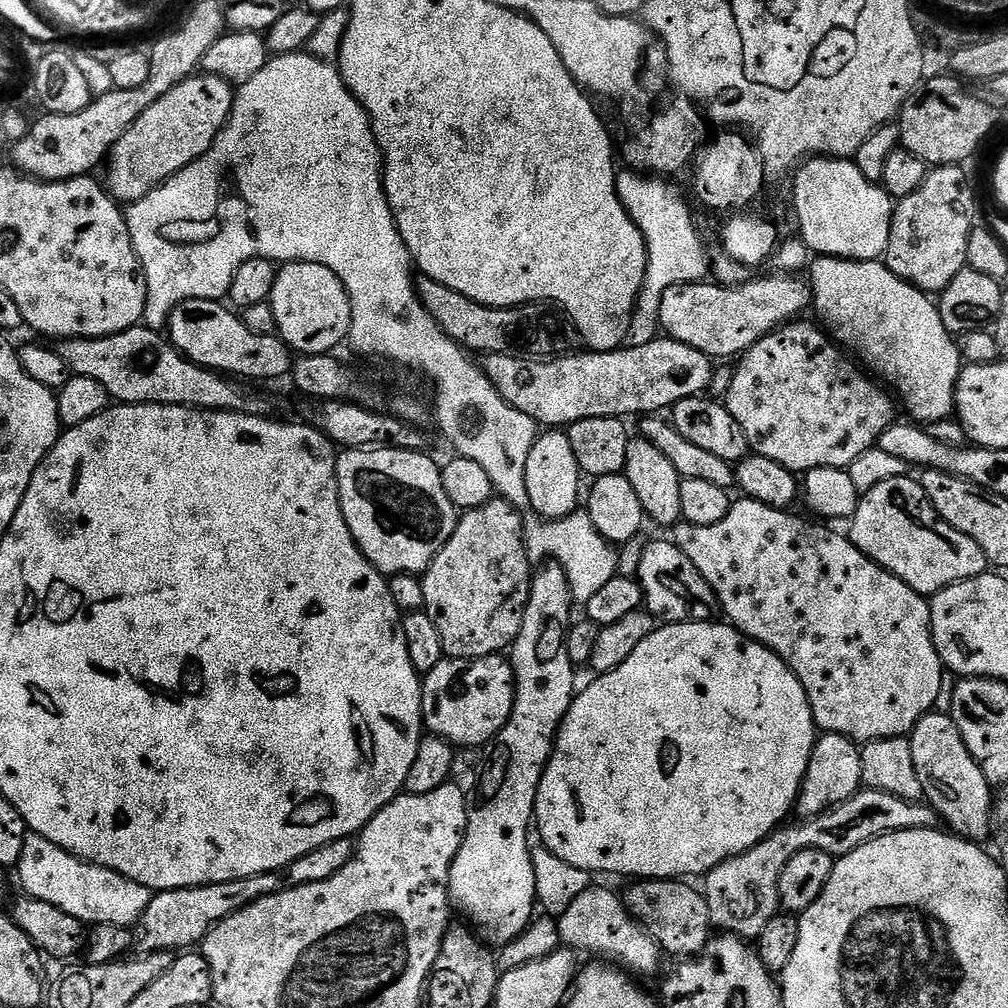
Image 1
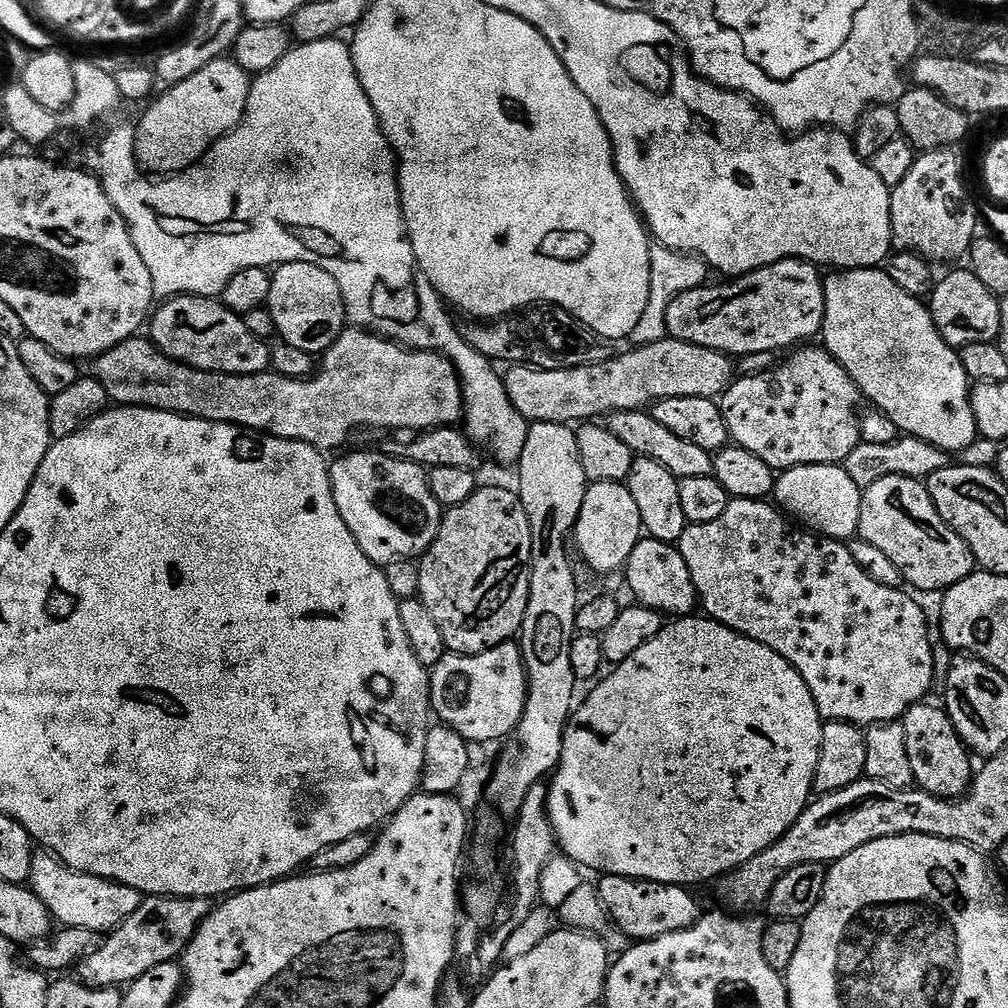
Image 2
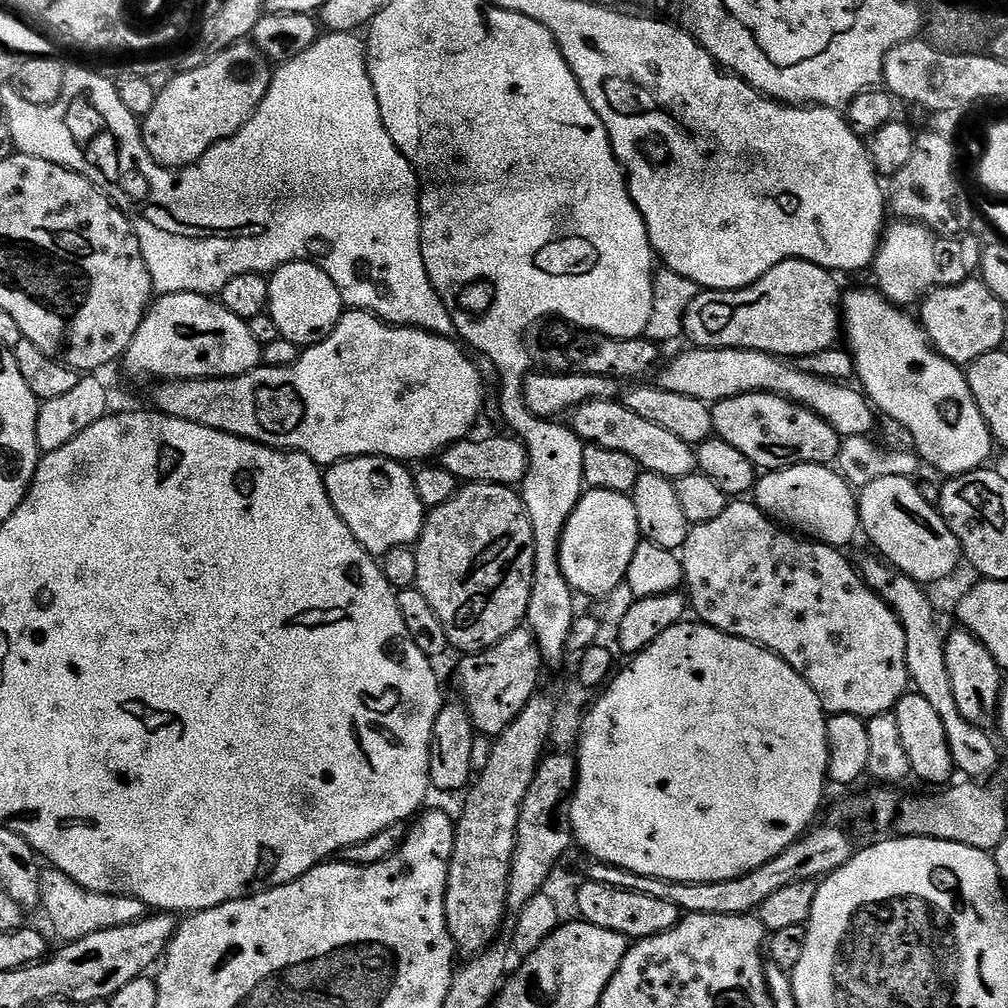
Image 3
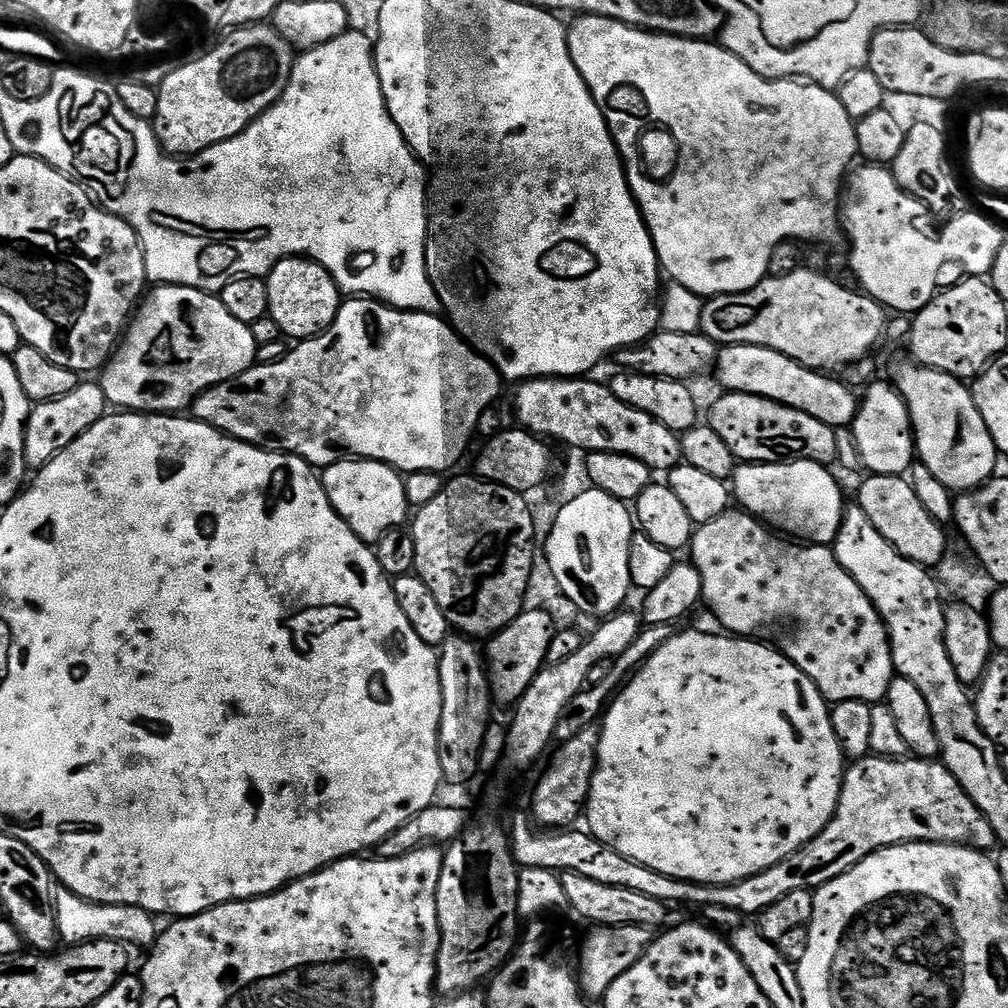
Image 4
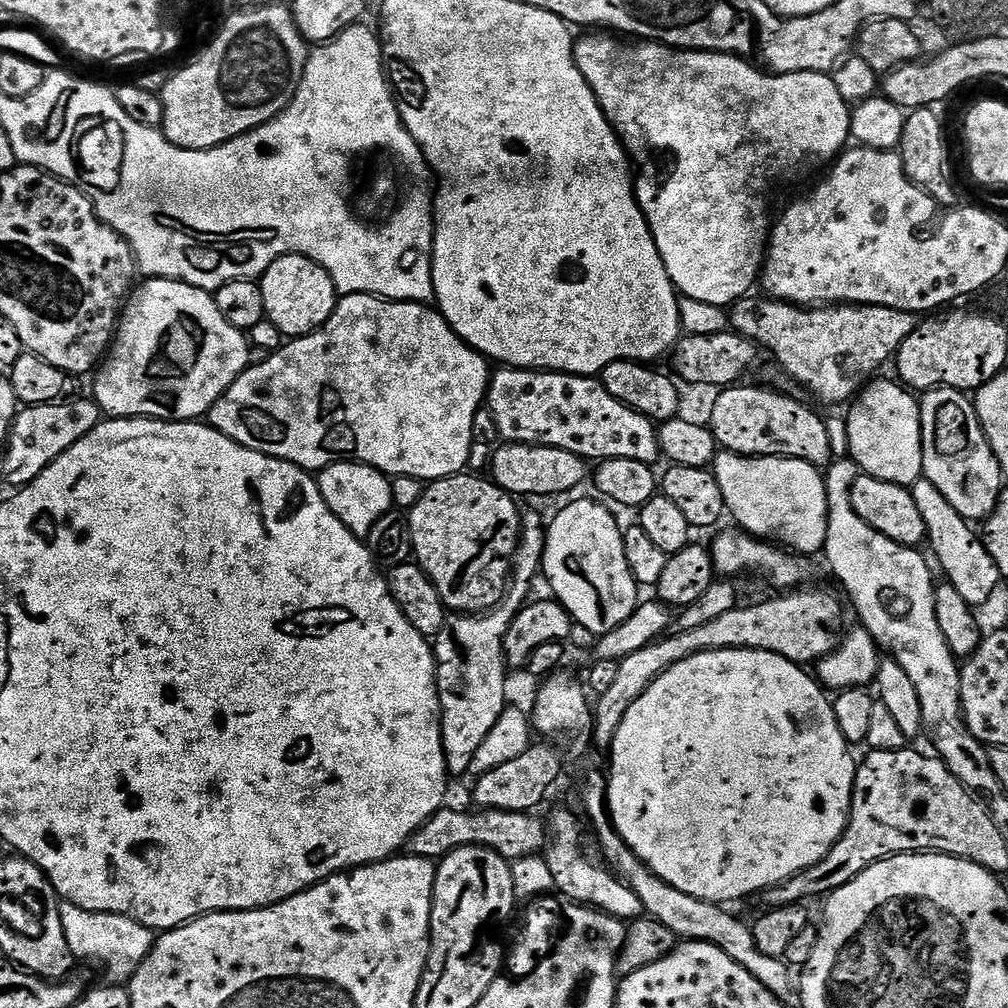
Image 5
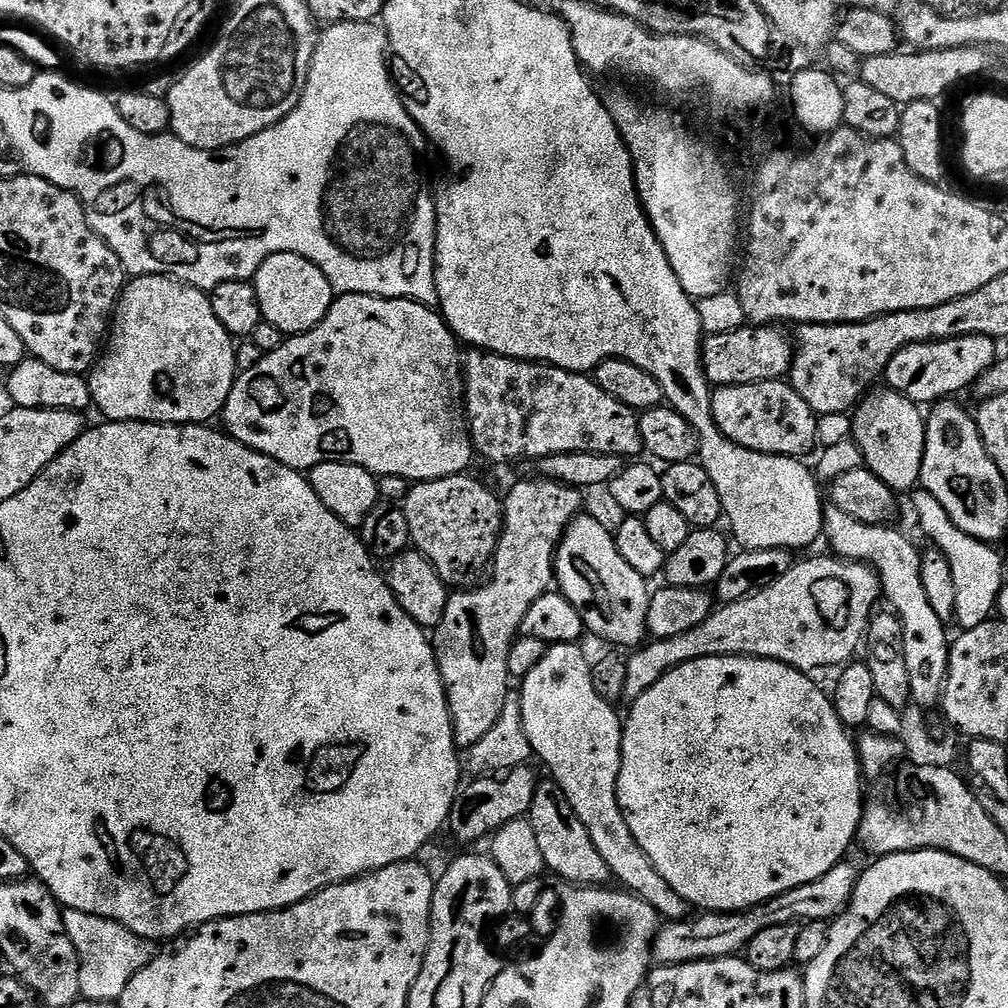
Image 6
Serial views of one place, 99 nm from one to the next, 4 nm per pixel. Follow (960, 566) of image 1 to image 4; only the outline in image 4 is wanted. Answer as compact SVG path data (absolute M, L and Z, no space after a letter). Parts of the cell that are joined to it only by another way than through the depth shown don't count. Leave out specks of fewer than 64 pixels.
M872 474L867 478L869 480L860 488L858 503L866 518L870 518L874 530L878 530L878 534L882 534L882 538L886 538L886 542L890 542L890 546L894 546L894 550L898 550L898 554L910 562L925 566L939 565L950 548L947 538L944 537L945 529L927 512L911 483L903 475Z

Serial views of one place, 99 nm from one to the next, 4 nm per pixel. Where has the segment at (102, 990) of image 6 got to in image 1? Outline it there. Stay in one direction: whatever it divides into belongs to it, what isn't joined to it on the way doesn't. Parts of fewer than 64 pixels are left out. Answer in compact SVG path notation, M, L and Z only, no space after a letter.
M29 831L26 842L22 842L19 872L20 884L24 887L23 895L33 896L42 902L50 902L50 906L66 910L66 914L78 918L88 926L113 924L131 929L139 925L146 906L150 906L154 895L152 889L133 880L127 880L114 870L80 860L74 854L62 850L62 846L54 846L54 842L42 838L33 831Z

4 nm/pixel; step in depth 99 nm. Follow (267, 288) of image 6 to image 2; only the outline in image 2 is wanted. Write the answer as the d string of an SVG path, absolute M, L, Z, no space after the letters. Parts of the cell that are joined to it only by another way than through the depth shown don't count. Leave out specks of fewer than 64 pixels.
M306 262L281 264L272 272L266 307L274 318L276 336L285 344L313 354L327 352L346 327L344 299L338 282L334 282L326 270Z

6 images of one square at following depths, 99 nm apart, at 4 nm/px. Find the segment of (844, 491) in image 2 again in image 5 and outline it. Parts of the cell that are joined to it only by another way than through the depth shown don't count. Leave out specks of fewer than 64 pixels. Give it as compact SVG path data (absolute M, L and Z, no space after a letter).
M717 451L710 465L722 490L724 506L729 517L736 519L735 527L757 540L783 546L801 556L809 558L823 553L828 529L828 507L826 486L821 469L801 460L788 460L785 456L740 456L736 452Z

